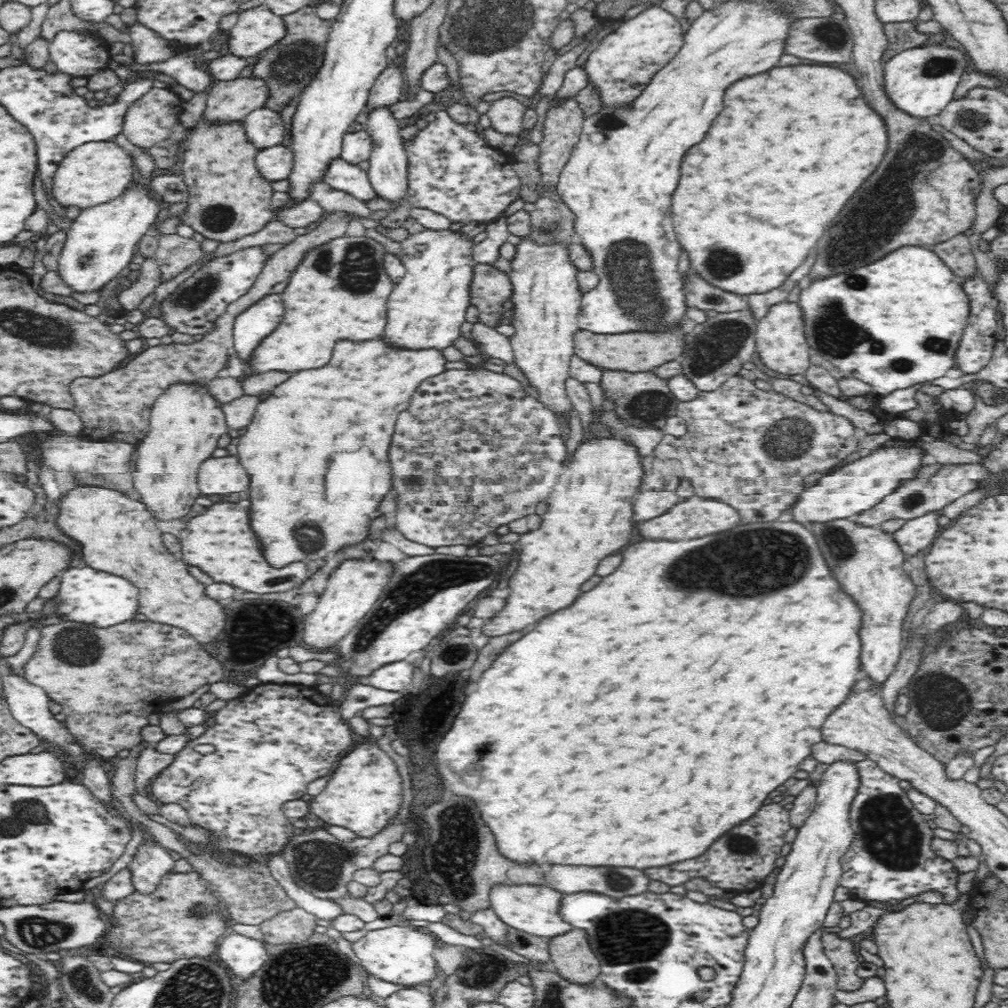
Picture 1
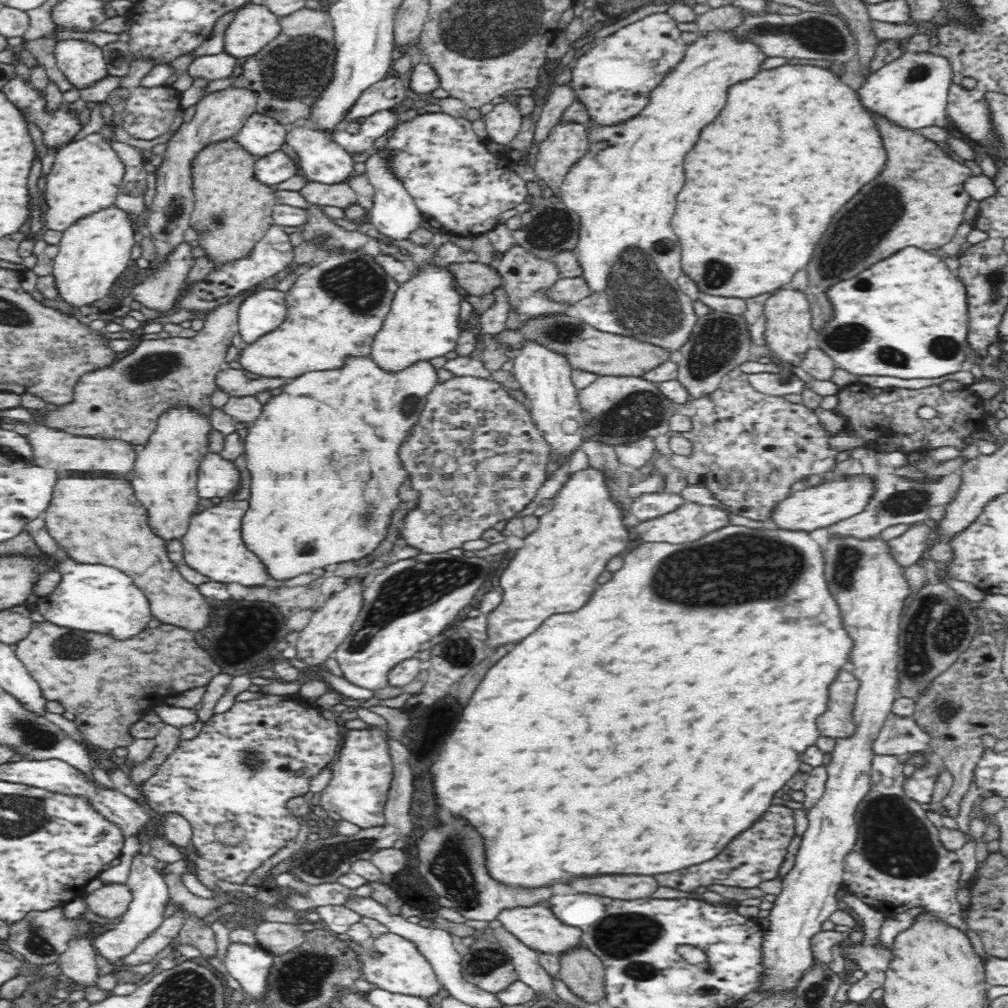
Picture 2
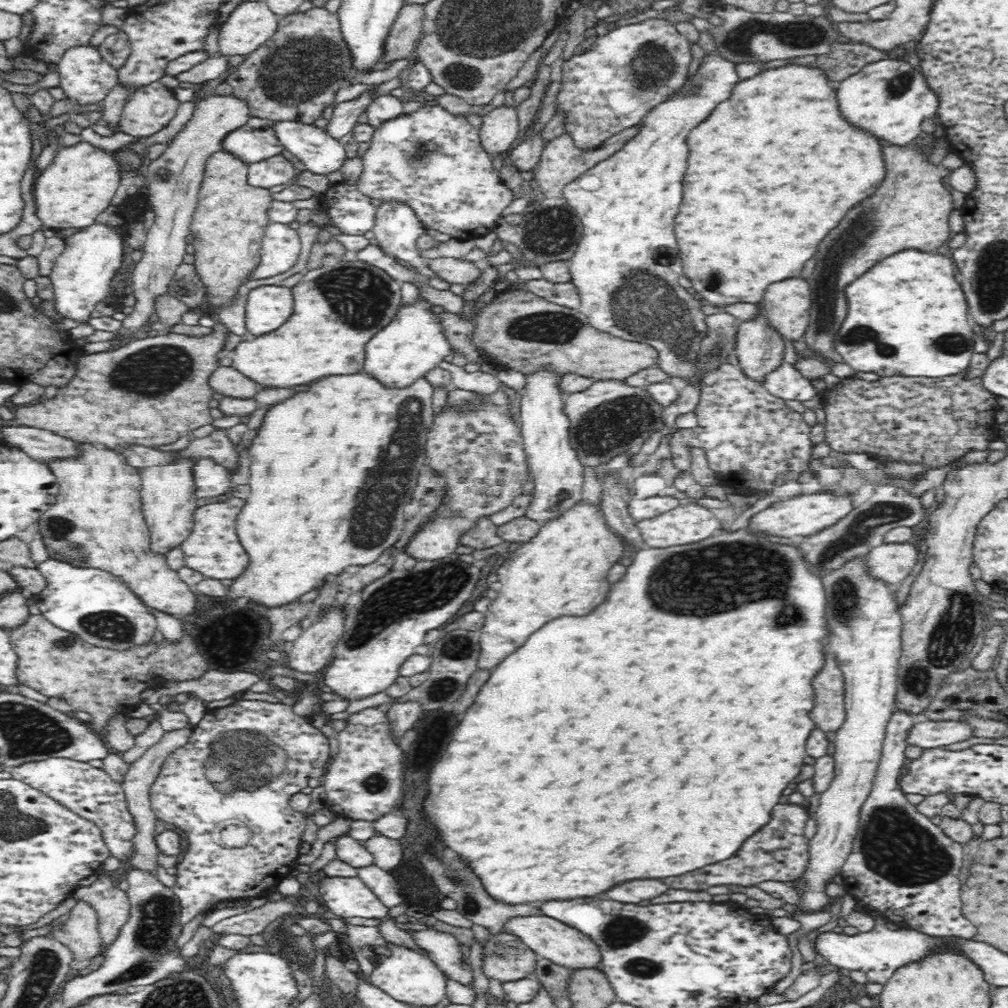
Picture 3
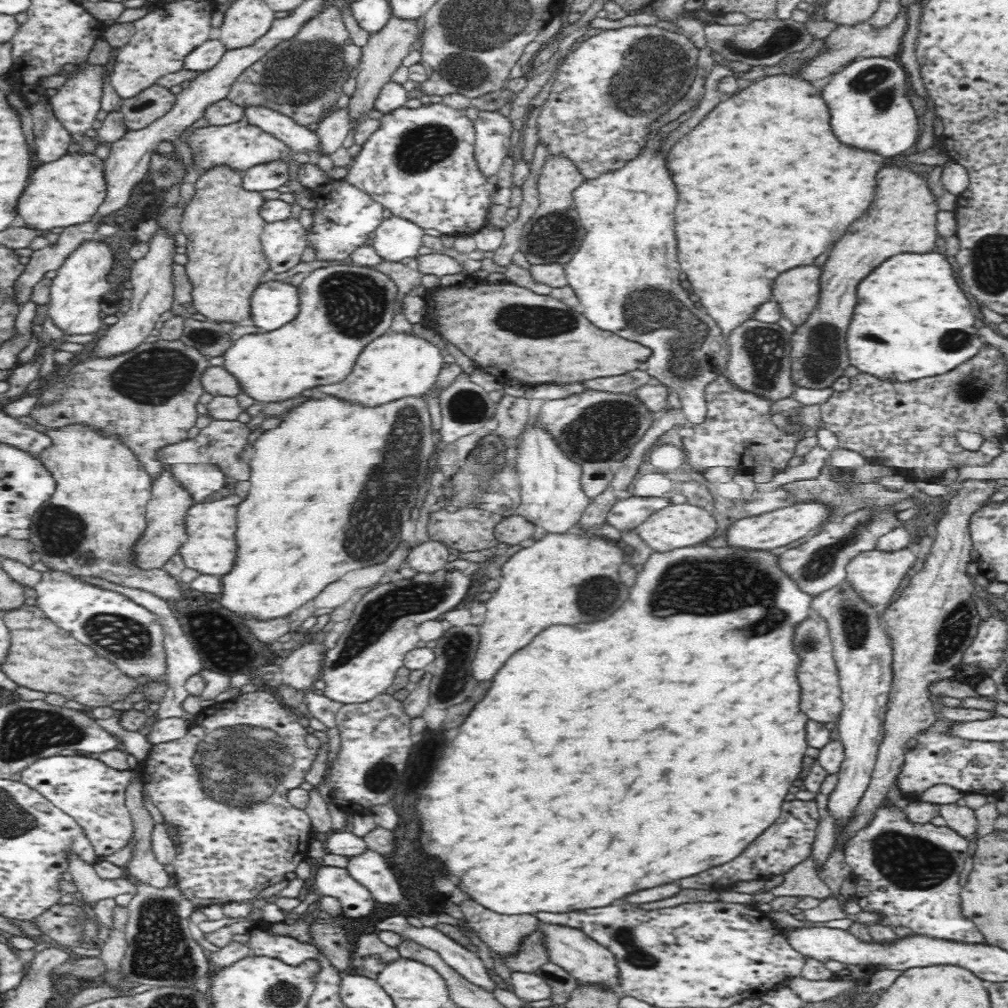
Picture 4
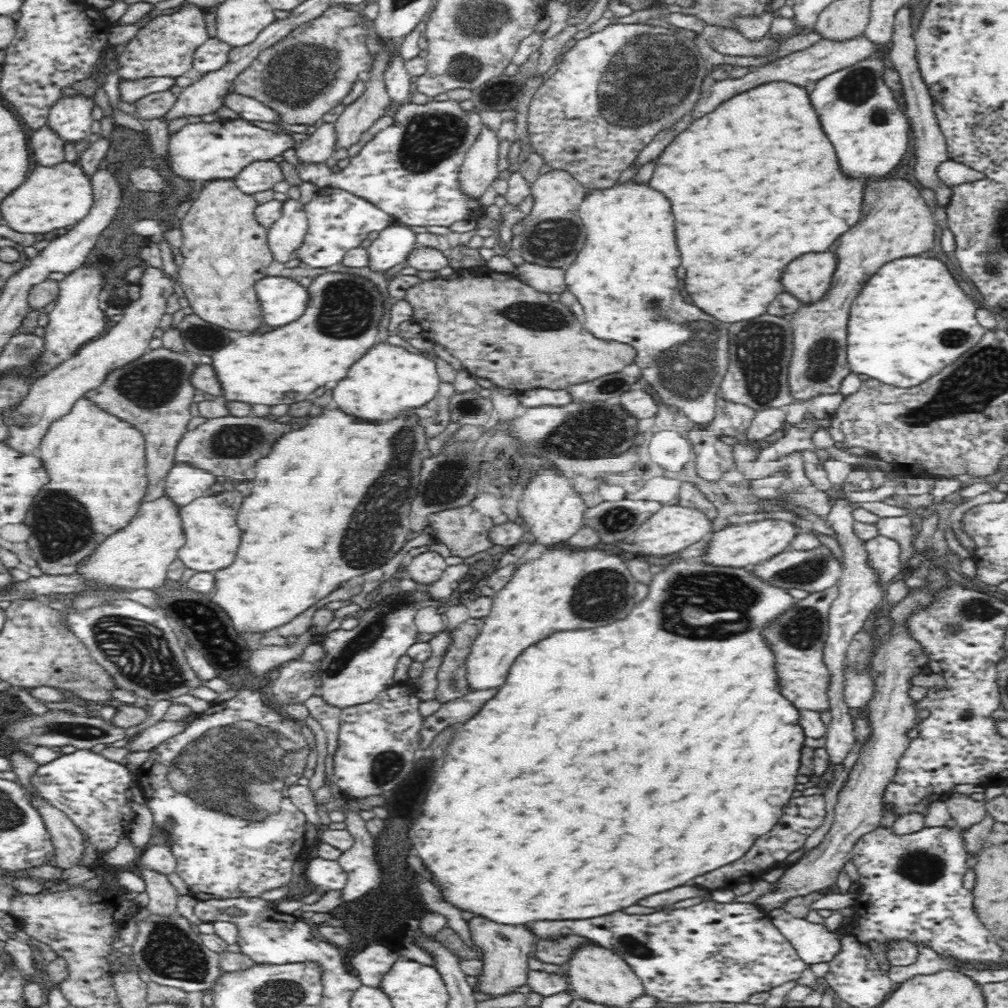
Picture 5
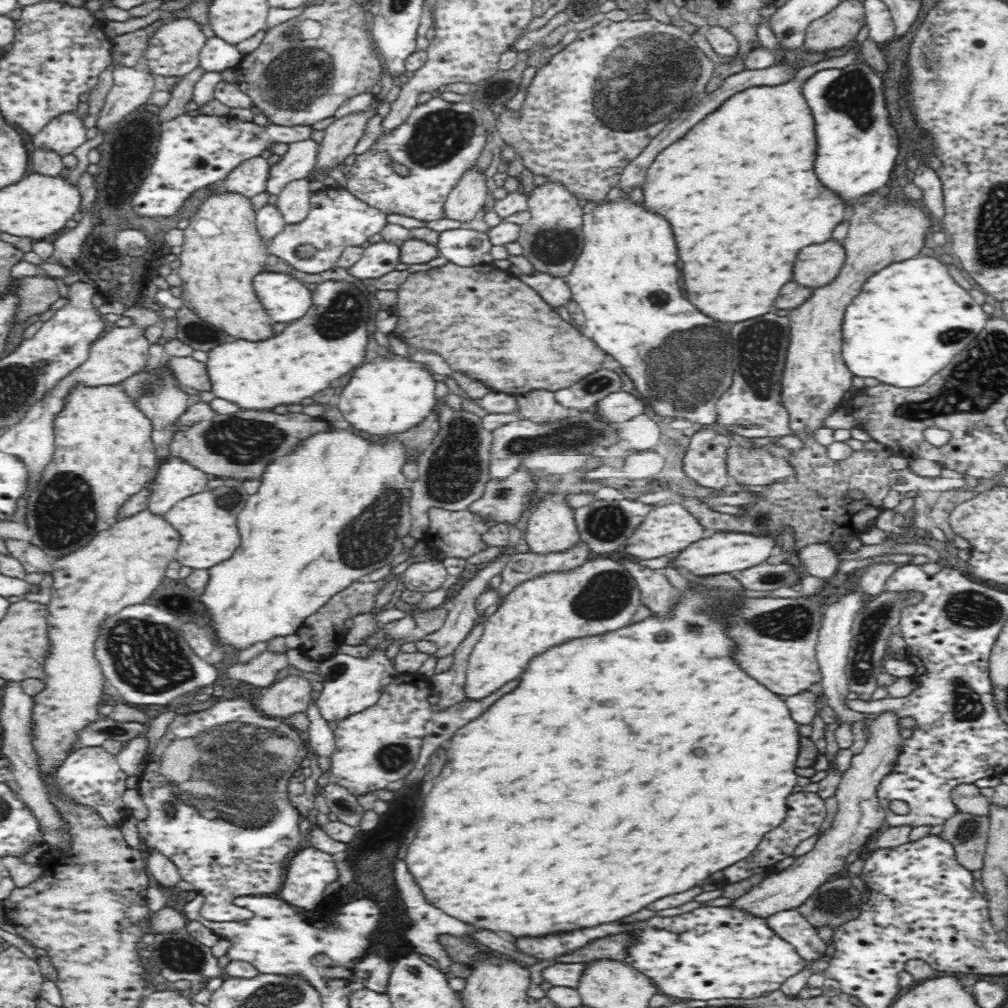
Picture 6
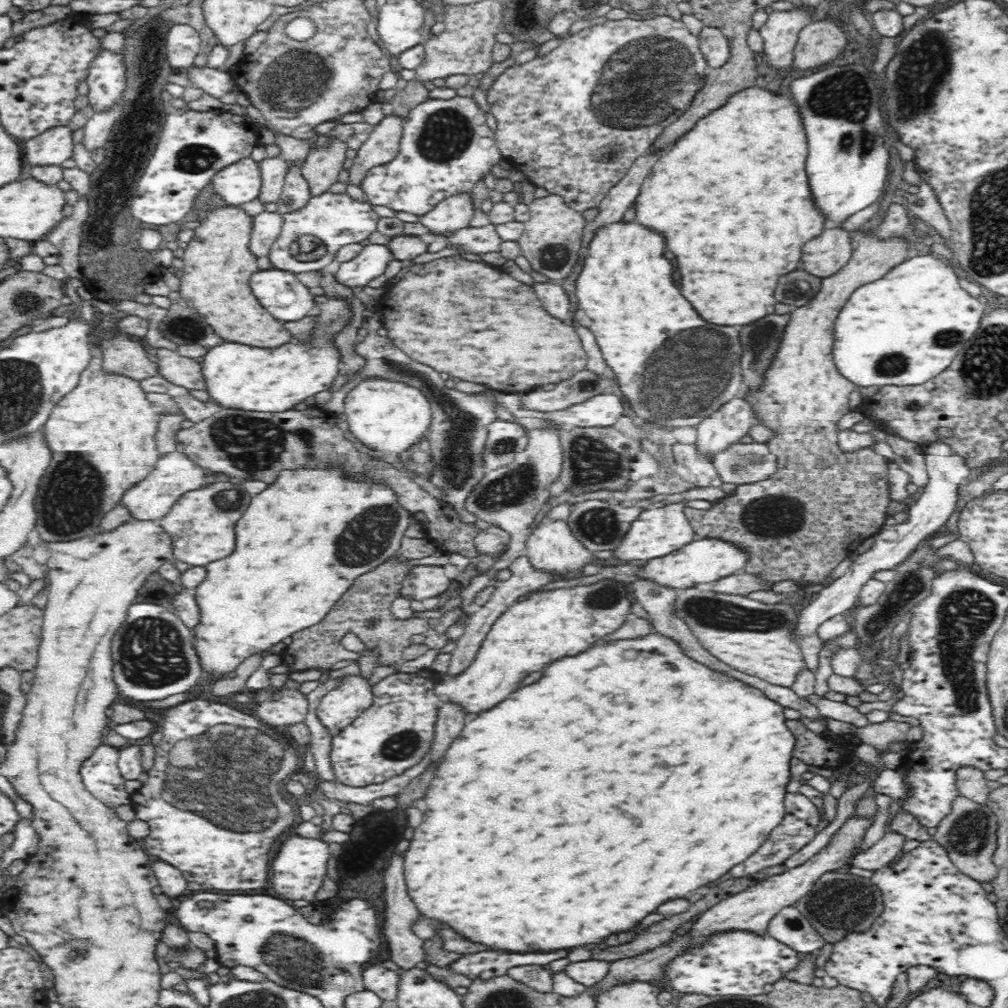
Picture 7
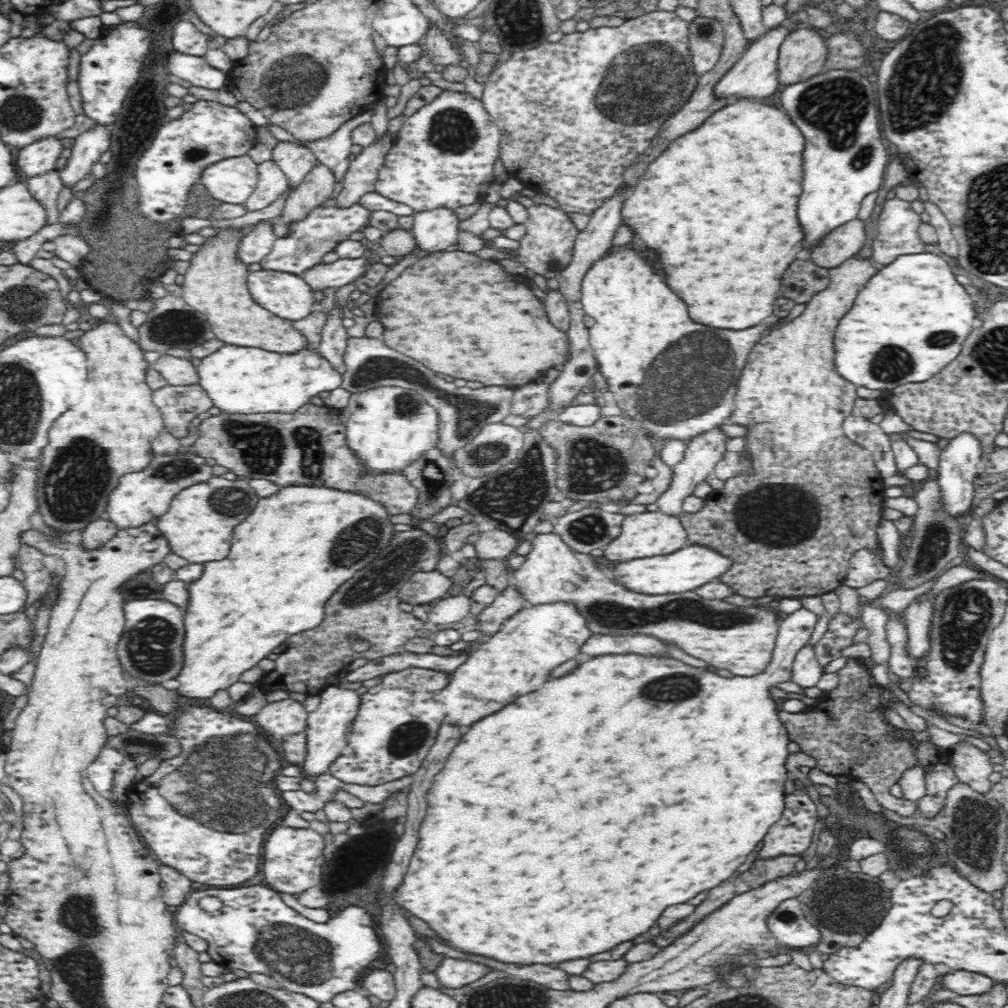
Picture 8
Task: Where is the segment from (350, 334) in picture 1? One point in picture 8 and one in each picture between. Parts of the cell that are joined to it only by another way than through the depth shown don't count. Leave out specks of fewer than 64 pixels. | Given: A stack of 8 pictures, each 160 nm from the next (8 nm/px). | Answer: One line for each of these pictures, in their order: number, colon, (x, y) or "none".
2: (336, 307)
3: (317, 340)
4: (342, 308)
5: (283, 366)
6: (331, 338)
7: (276, 380)
8: (245, 380)

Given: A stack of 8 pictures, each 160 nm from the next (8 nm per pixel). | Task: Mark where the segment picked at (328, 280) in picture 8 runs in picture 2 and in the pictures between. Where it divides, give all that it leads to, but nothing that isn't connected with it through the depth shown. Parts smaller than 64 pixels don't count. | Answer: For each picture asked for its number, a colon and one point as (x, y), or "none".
2: (394, 214)
3: (396, 227)
4: (396, 239)
5: (393, 246)
6: (378, 259)
7: (372, 261)

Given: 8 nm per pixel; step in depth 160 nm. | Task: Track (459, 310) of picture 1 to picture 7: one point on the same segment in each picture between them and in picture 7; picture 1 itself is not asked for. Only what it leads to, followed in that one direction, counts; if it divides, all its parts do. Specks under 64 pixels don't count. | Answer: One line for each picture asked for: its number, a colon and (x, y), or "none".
2: (424, 320)
3: (414, 343)
4: (402, 365)
5: (387, 380)
6: (394, 395)
7: (386, 415)

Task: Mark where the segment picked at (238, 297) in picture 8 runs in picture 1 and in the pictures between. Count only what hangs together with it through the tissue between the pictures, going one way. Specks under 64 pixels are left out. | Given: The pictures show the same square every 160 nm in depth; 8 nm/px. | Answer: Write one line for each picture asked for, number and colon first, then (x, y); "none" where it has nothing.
1: (229, 198)
2: (232, 210)
3: (228, 226)
4: (222, 223)
5: (225, 250)
6: (223, 252)
7: (217, 265)

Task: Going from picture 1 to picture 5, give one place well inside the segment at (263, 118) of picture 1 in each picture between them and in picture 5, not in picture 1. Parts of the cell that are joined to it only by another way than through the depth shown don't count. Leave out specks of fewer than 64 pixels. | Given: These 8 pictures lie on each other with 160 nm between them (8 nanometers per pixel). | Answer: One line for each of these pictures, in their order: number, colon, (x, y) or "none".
2: (261, 134)
3: (256, 140)
4: (240, 145)
5: (219, 150)

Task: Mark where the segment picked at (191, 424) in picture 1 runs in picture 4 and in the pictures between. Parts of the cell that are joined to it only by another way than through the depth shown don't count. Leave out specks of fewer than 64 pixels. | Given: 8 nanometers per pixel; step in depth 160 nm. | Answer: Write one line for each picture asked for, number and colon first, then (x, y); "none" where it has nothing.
2: (164, 477)
3: (168, 492)
4: (165, 512)

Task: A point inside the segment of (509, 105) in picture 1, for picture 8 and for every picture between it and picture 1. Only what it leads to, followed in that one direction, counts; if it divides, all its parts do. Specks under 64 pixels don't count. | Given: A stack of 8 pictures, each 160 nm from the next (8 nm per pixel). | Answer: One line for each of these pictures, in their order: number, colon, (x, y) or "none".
2: (503, 122)
3: (500, 126)
4: (492, 130)
5: (478, 171)
6: (468, 198)
7: (454, 213)
8: (433, 231)

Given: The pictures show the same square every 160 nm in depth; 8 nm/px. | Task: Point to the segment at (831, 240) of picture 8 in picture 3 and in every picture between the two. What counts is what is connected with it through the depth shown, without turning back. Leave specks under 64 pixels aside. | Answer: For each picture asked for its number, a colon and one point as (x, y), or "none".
3: (786, 305)
4: (797, 293)
5: (807, 280)
6: (818, 265)
7: (824, 256)

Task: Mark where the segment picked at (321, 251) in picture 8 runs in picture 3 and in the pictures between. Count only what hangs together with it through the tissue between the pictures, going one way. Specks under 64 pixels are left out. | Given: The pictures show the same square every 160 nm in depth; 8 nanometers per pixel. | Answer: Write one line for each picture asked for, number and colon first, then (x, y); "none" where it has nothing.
3: (352, 212)
4: (344, 215)
5: (338, 221)
6: (337, 219)
7: (337, 220)

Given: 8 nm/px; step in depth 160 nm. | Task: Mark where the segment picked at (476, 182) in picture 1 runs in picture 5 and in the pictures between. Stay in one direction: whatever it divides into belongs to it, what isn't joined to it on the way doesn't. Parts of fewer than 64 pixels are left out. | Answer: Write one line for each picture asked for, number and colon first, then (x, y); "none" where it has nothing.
2: (445, 166)
3: (434, 161)
4: (419, 164)
5: (409, 170)

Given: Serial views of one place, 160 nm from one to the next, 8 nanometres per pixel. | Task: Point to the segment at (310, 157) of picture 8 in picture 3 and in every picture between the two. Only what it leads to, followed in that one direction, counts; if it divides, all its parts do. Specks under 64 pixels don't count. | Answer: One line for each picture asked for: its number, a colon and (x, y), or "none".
3: (280, 249)
4: (283, 243)
5: (285, 237)
6: (293, 203)
7: (296, 194)

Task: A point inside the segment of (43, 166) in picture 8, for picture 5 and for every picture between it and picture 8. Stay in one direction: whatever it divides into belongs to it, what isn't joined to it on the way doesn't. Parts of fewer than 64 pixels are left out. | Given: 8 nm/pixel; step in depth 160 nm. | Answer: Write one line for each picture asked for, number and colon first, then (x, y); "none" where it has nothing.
5: (69, 118)
6: (64, 134)
7: (54, 145)

